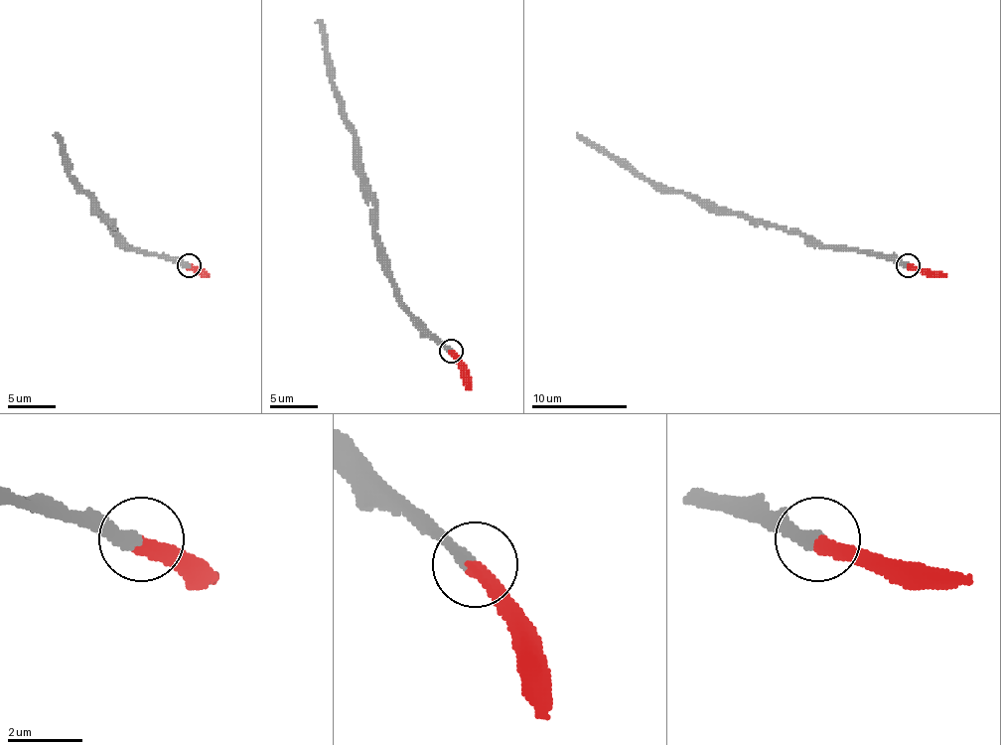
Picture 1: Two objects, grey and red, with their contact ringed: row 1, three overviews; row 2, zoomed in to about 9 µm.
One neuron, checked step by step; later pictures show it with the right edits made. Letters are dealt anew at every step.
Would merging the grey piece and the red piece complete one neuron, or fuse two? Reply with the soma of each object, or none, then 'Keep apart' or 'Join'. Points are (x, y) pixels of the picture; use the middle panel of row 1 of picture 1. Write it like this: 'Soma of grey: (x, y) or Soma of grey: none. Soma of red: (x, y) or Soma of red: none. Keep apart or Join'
Soma of grey: none. Soma of red: none. Join

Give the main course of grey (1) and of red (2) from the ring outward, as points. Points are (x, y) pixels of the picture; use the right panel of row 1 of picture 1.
1: (908, 264), (872, 252), (841, 250), (807, 240), (800, 233), (709, 210), (682, 193), (653, 188), (577, 132)
2: (908, 264), (946, 276)

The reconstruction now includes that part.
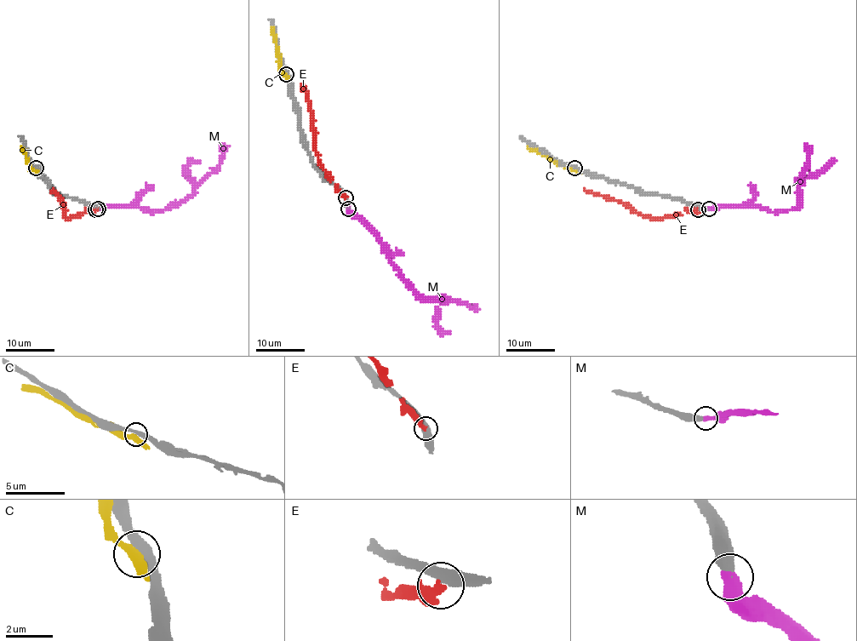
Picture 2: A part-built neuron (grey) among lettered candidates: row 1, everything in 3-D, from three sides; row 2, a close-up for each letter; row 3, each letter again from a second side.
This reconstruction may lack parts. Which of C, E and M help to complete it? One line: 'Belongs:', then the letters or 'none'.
Belongs: M

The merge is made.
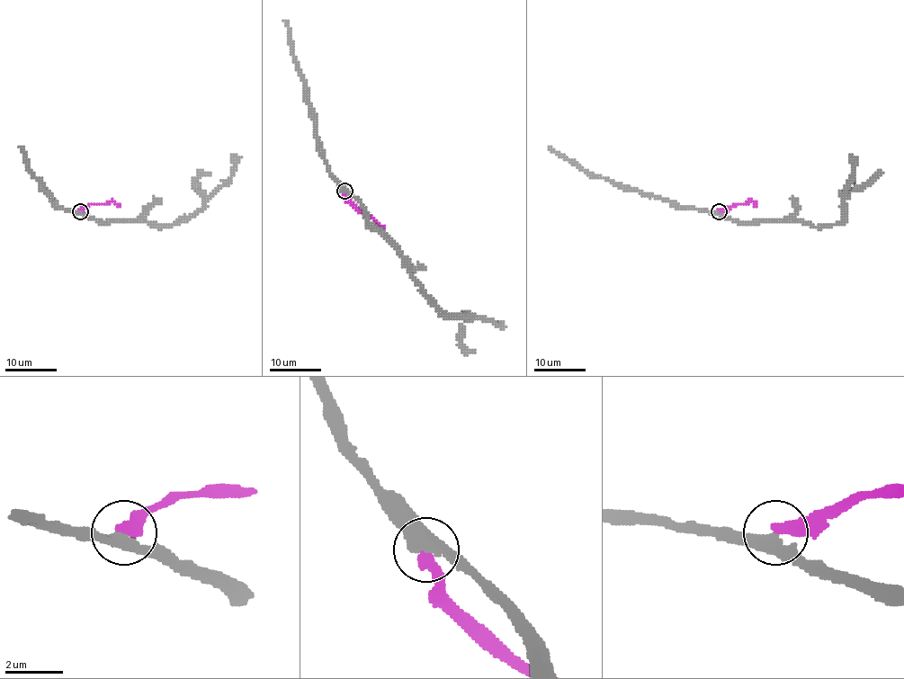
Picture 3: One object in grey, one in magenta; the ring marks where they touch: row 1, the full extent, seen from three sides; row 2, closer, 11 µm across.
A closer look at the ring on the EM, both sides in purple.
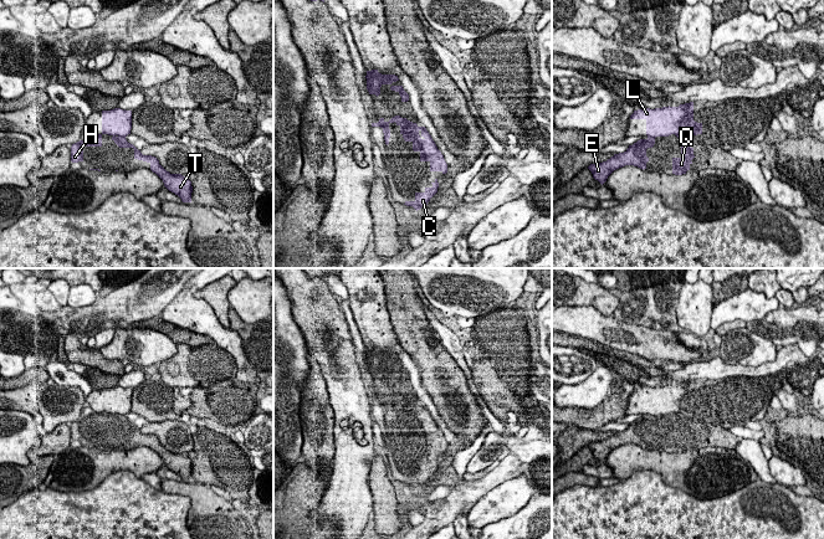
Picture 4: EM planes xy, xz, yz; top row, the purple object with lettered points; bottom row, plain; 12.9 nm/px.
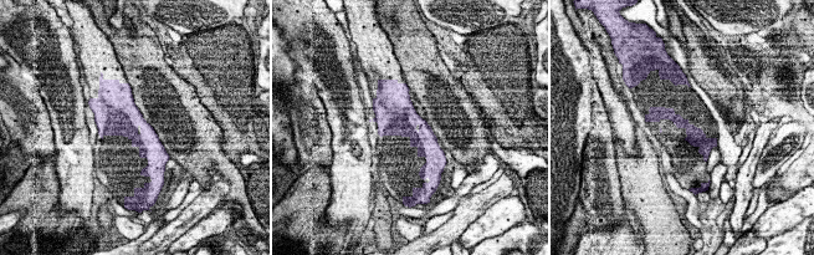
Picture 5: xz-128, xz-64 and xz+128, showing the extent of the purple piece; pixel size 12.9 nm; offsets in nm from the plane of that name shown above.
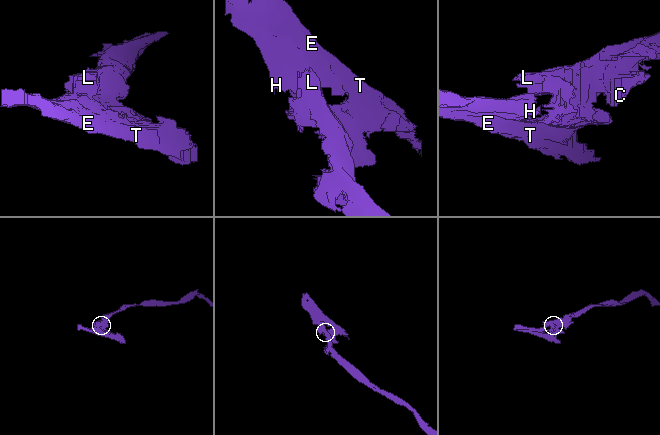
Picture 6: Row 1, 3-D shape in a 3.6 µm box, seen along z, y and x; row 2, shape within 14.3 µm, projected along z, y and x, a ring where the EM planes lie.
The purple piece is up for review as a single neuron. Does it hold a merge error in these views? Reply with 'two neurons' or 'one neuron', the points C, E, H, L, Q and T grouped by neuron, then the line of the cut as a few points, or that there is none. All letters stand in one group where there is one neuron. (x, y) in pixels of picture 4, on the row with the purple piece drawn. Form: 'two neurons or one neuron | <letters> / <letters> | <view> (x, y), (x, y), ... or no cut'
two neurons | C L / E H Q T | xz (382, 118), (382, 122), (388, 128)

